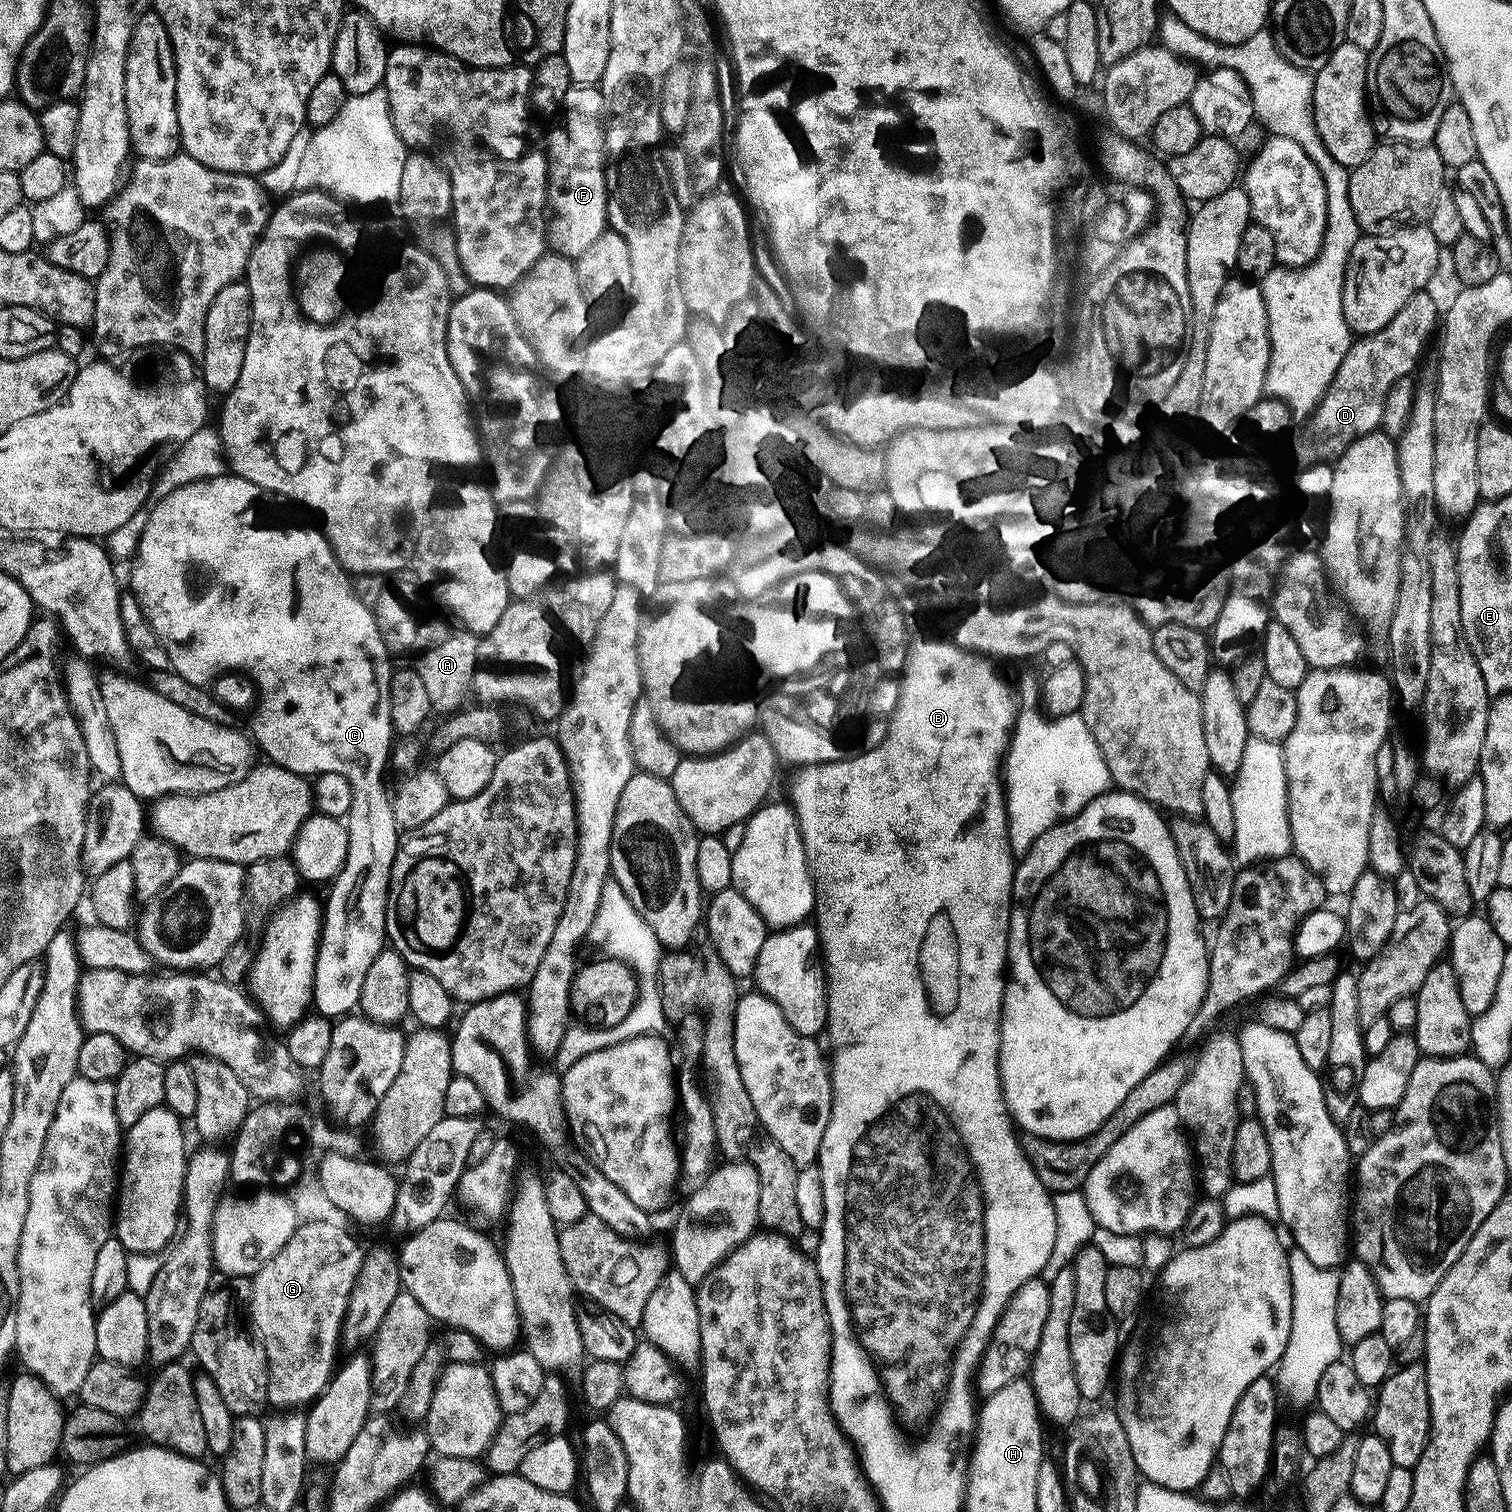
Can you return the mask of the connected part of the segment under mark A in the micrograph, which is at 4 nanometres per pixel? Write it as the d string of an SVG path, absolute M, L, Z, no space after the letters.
M428 620L425 624L423 621L416 629L415 655L417 654L417 656L416 661L414 661L414 667L417 674L422 677L422 683L432 703L433 713L436 714L439 714L439 712L444 712L443 714L455 713L463 705L460 703L466 698L469 699L472 679L478 667L476 658L478 637L476 633L468 631L467 628L461 626L459 623L451 623L447 624L444 620Z

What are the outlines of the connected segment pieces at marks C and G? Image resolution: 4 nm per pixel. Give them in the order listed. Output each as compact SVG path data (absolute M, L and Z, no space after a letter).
M235 474L215 476L212 480L199 480L193 484L182 486L178 490L174 490L174 494L170 494L166 498L157 501L154 506L156 509L153 507L148 513L146 530L142 534L139 549L134 557L134 563L131 565L131 567L133 566L132 584L130 584L131 591L135 592L138 599L140 599L140 605L146 614L146 618L150 622L150 626L156 631L156 635L160 637L160 645L166 650L171 671L182 674L182 678L186 678L186 682L194 682L195 684L204 686L206 685L206 677L211 676L216 668L224 668L225 666L247 666L247 668L254 669L256 676L260 676L265 707L262 710L261 717L254 718L250 721L250 727L252 727L253 732L251 732L251 735L254 737L254 740L254 735L256 735L257 741L255 740L255 743L258 745L258 748L258 743L260 743L261 750L268 755L265 757L267 757L271 763L276 764L280 768L290 770L291 772L297 772L299 776L305 778L315 778L319 776L321 772L346 774L346 778L350 778L352 787L356 789L357 793L364 794L364 792L376 792L380 788L380 775L384 772L384 763L386 763L387 760L389 763L390 749L393 747L392 736L394 737L394 729L392 726L392 719L390 718L390 678L394 671L394 664L391 664L391 662L388 661L388 659L390 659L390 653L387 646L382 642L382 634L376 625L376 618L373 609L367 608L358 598L358 594L354 594L352 580L350 579L349 573L345 572L342 565L336 560L336 555L332 552L332 546L329 544L327 536L324 535L319 527L307 528L304 524L291 524L291 522L284 517L283 510L280 509L276 503L278 503L278 500L273 493L265 492L264 489L259 488L254 482L250 482L246 478L242 478Z
M330 1222L301 1223L290 1242L251 1277L250 1324L264 1345L264 1357L268 1359L267 1400L271 1407L305 1407L313 1403L334 1375L338 1364L336 1347L342 1344L348 1304L366 1255L365 1249L360 1249L359 1242L342 1227Z

